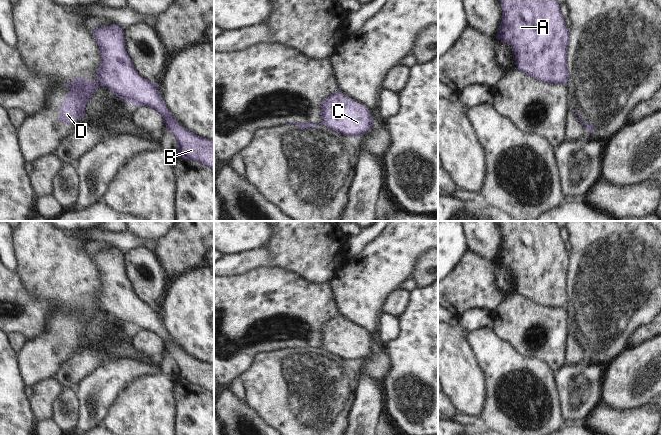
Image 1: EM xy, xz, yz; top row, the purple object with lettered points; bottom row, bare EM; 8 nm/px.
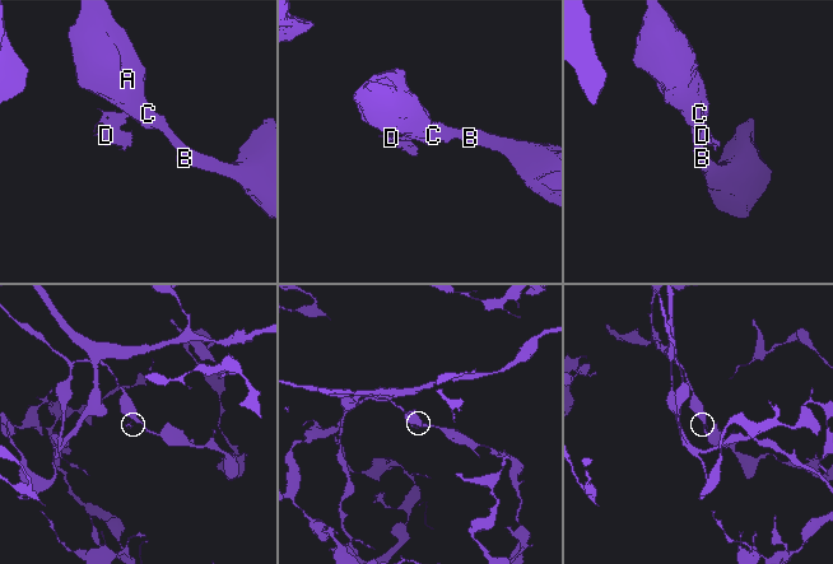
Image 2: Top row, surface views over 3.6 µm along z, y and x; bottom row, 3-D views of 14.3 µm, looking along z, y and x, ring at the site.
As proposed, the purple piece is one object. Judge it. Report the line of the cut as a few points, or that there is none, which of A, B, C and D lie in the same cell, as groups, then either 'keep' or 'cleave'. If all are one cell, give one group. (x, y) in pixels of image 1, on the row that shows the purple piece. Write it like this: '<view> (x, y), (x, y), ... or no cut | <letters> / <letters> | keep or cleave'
xy (100, 81), (103, 86) | A B C / D | cleave

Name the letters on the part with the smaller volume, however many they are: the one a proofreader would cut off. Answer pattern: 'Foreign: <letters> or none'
Foreign: D

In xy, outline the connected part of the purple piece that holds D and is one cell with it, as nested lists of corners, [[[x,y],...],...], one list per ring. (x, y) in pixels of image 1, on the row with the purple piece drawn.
[[[77,77],[72,82],[66,83],[66,87],[69,87],[70,91],[64,97],[64,102],[60,104],[59,121],[70,124],[75,119],[81,120],[83,118],[88,100],[103,85],[95,80],[84,80]]]

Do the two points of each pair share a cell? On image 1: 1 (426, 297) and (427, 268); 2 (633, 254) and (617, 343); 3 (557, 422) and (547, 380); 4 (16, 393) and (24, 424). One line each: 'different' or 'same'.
1: different
2: same
3: same
4: same

